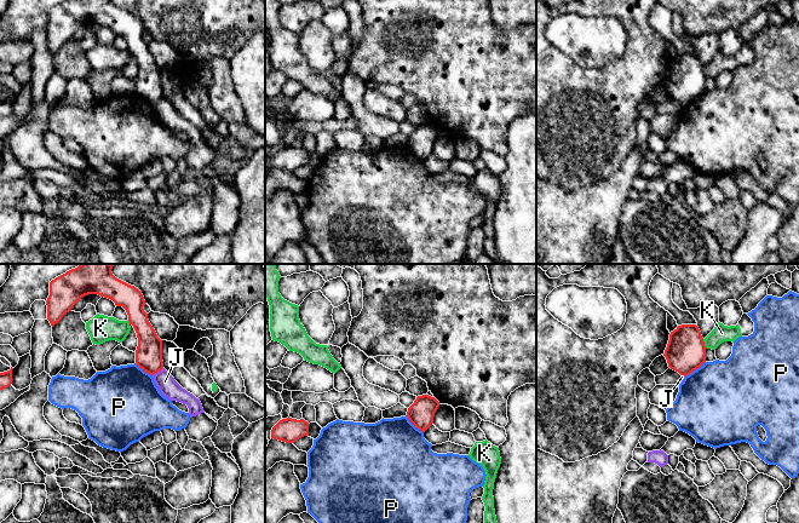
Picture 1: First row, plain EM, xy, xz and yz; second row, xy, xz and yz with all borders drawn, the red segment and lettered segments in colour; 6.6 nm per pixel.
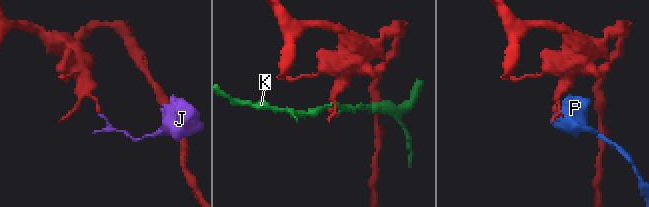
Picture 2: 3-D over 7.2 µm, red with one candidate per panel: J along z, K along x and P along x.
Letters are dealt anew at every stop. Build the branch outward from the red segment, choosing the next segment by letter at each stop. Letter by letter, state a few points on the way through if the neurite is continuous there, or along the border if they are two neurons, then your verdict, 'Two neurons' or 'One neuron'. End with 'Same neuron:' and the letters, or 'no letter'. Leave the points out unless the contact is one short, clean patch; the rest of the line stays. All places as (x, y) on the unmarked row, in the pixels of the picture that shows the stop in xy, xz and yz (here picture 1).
J: Boundary: xy (162, 96), (153, 104). Two neurons
K: Two neurons
P: Two neurons
Same neuron: no letter

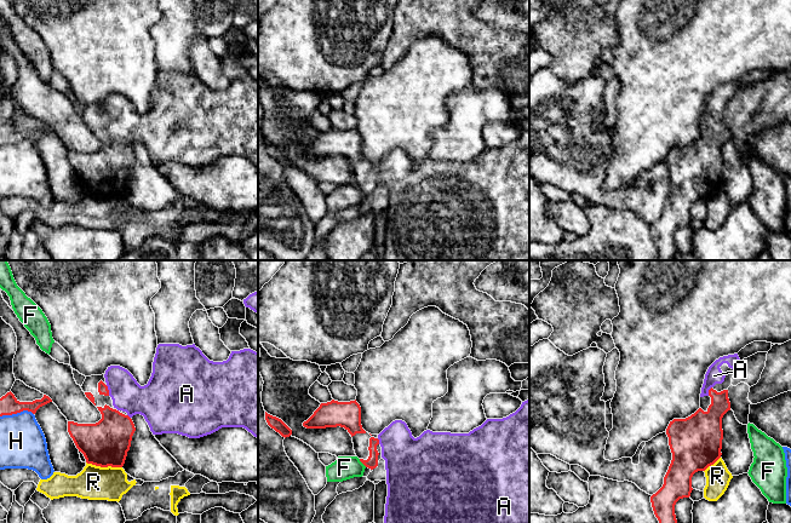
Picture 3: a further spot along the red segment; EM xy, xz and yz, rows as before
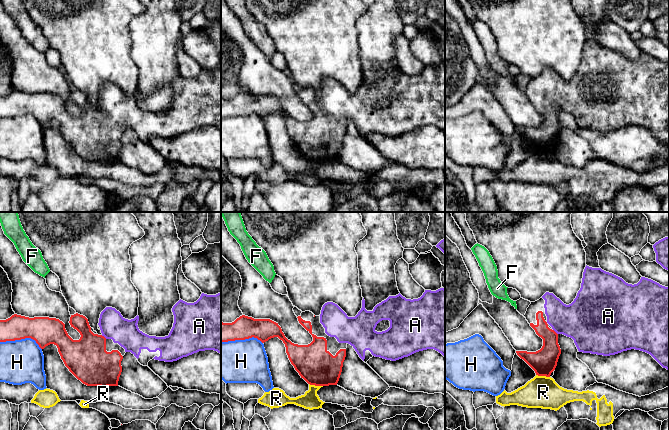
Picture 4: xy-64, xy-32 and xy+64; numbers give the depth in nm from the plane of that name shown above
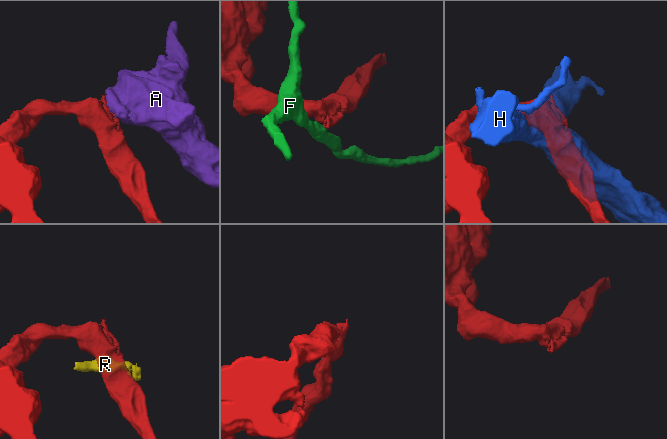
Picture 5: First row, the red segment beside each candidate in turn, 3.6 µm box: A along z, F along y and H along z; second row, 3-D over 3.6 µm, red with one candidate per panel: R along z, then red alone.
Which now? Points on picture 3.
A: Path across: xy (102, 116), (108, 119), (122, 119), (127, 124). One neuron
F: Boundary: xz (359, 188), (366, 195). Two neurons
H: Two neurons
R: Boundary: xy (86, 190), (93, 194), (121, 196). Two neurons
Same neuron: A

